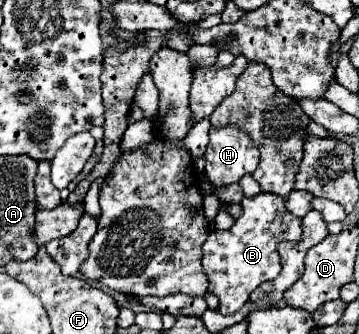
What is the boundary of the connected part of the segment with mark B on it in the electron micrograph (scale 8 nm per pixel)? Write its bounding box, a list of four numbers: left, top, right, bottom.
[203,193,303,315]

